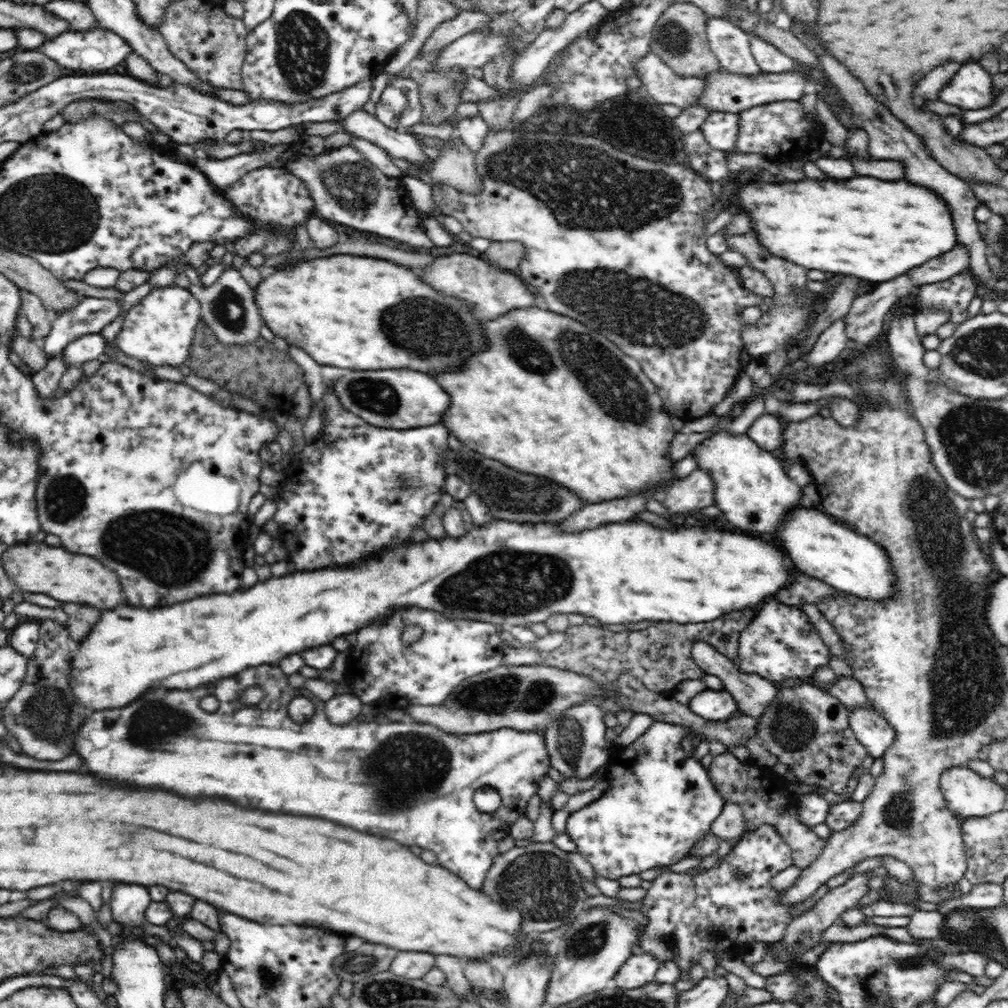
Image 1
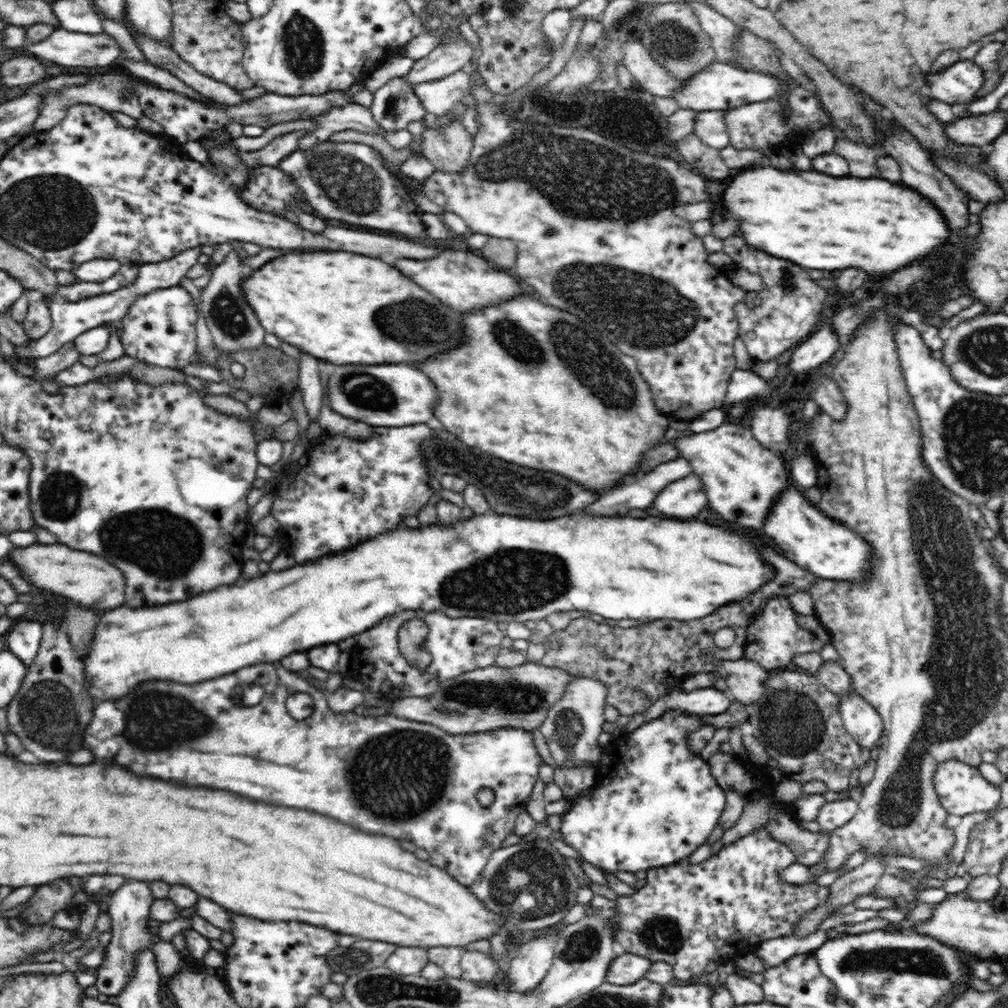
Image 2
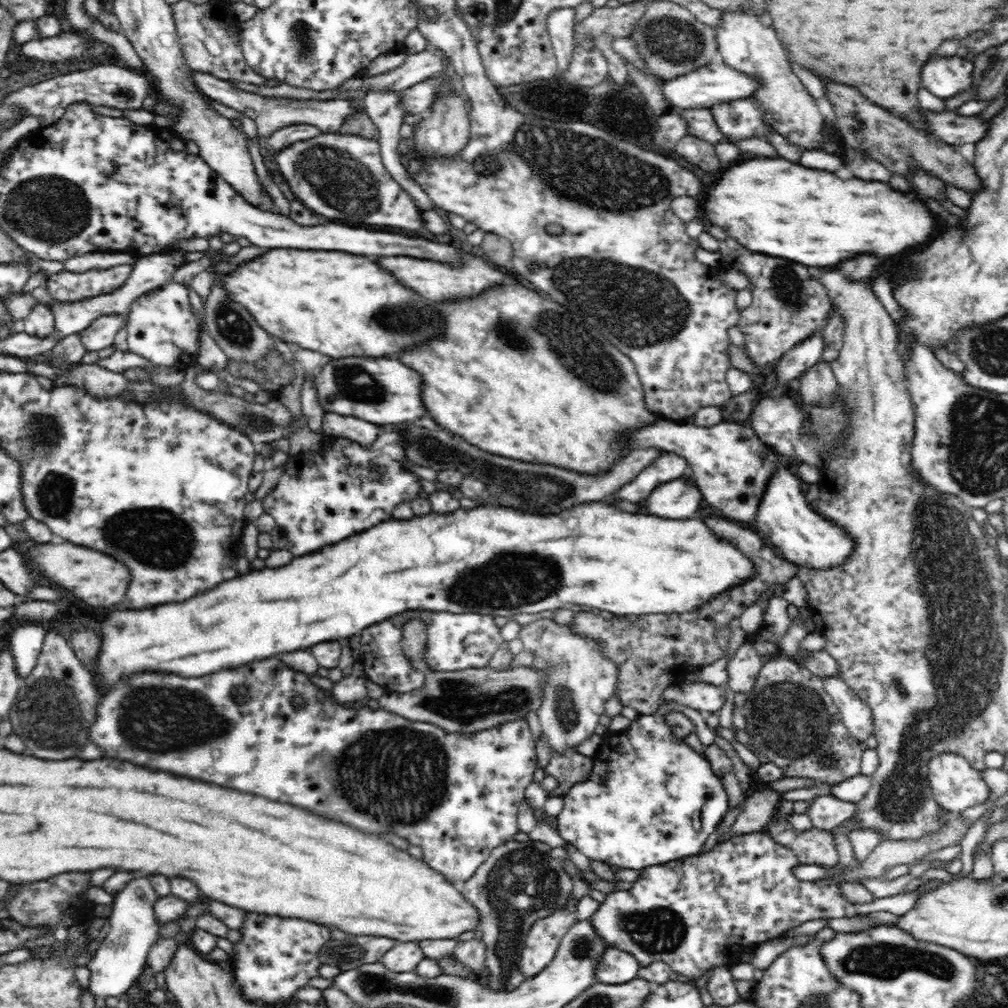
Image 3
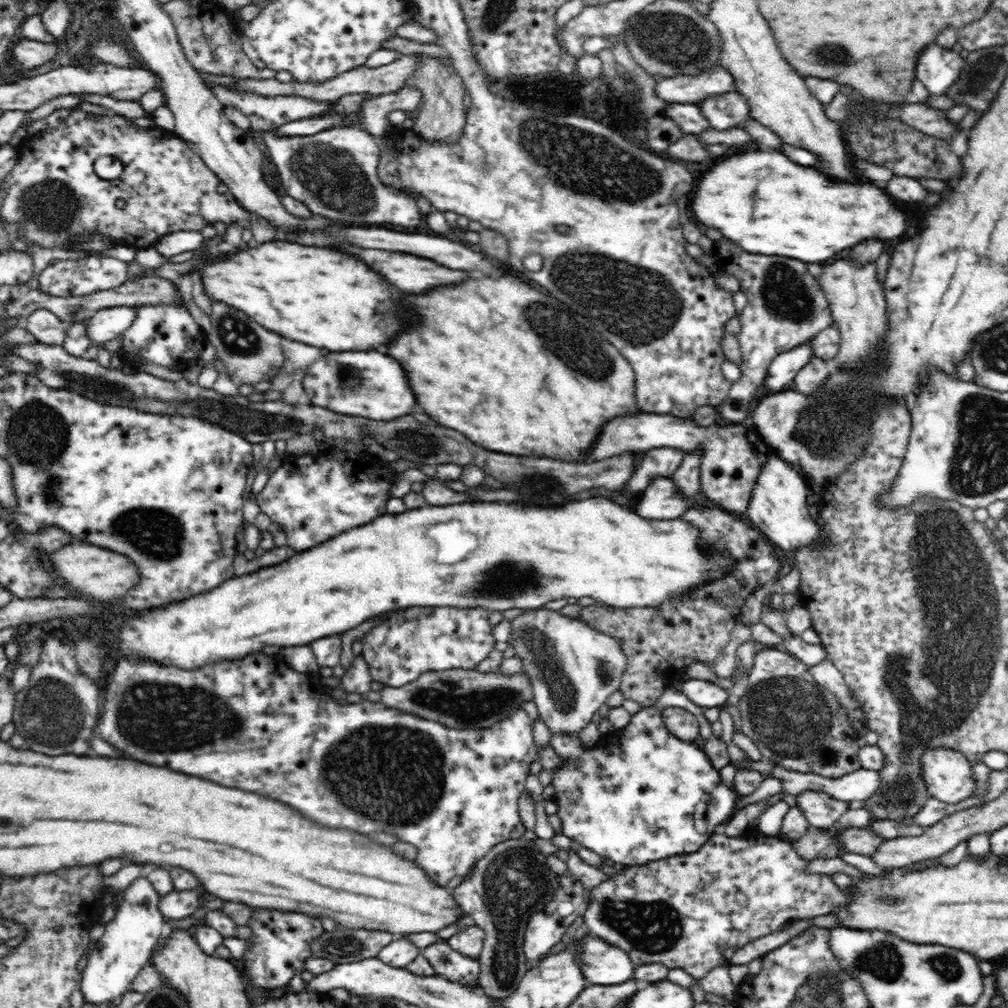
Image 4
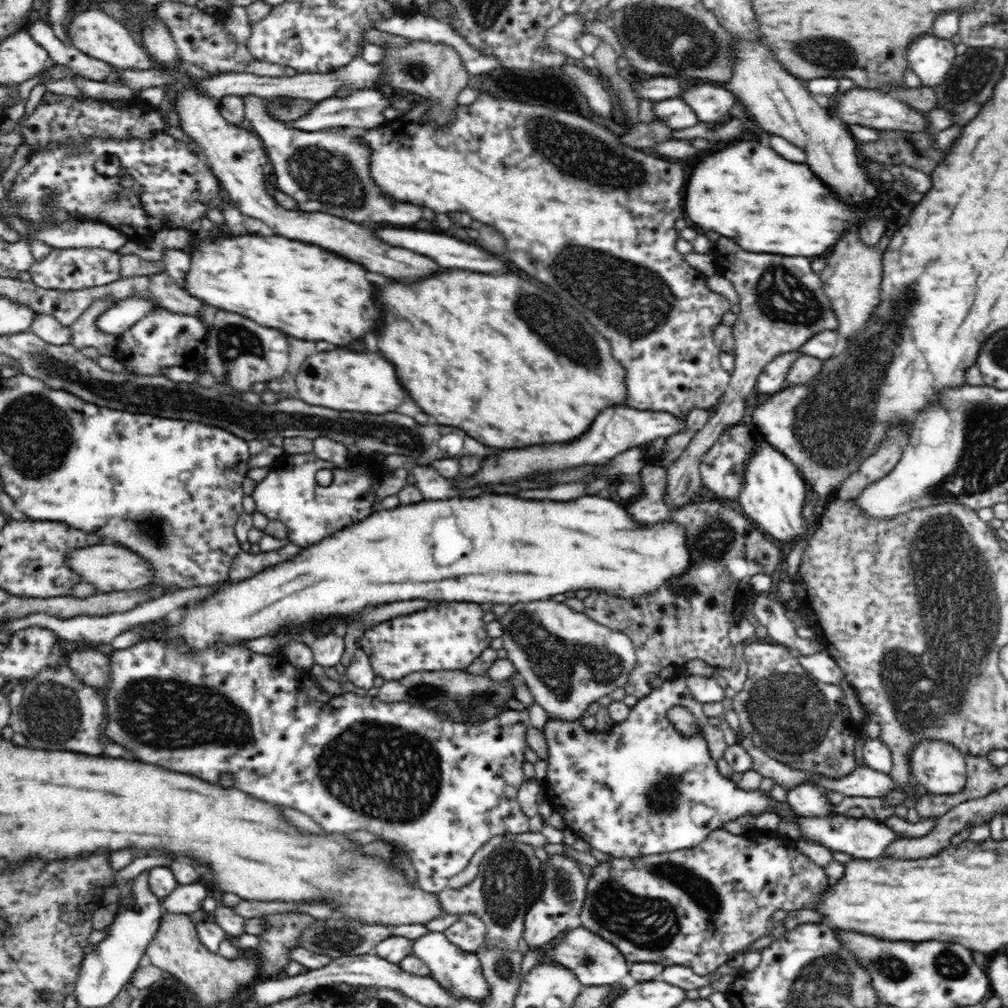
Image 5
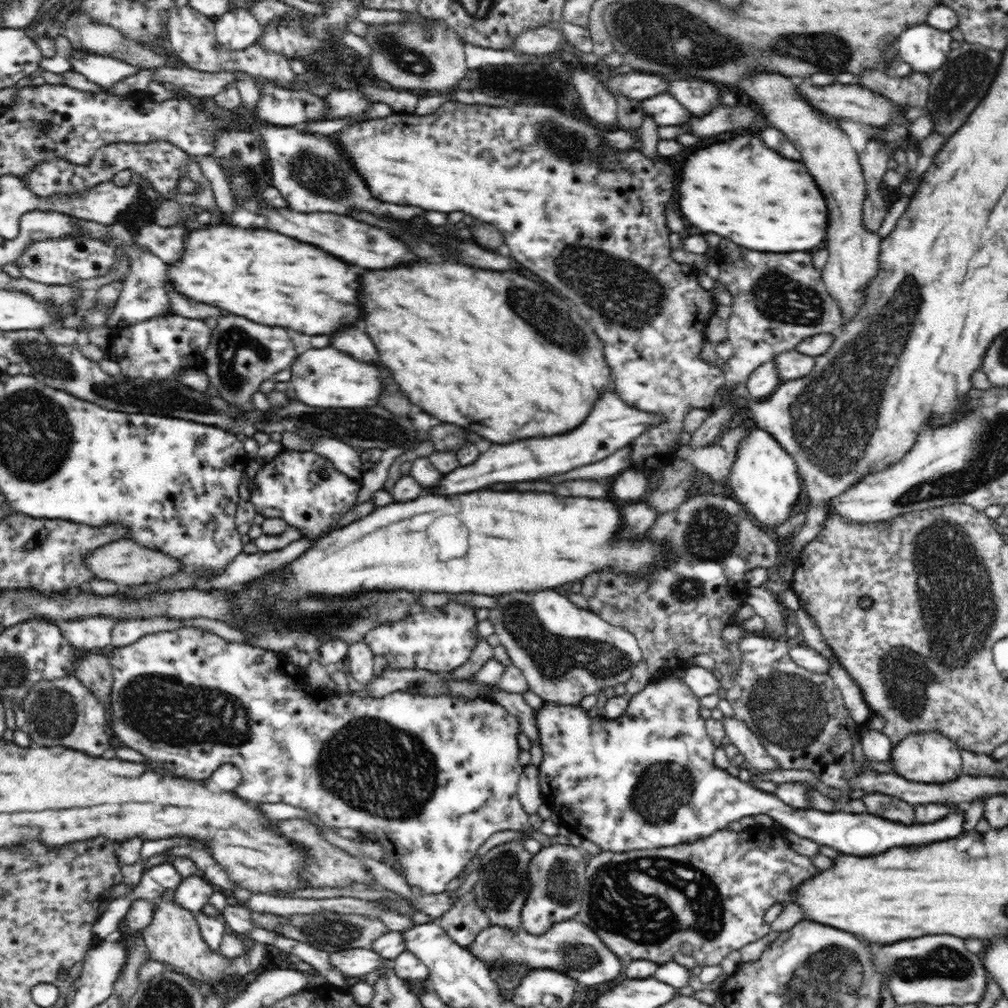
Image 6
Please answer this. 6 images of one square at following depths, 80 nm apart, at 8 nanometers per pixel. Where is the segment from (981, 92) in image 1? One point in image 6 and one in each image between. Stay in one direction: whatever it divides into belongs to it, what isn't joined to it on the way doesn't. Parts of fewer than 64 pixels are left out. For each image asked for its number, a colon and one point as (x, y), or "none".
2: (960, 84)
3: (944, 77)
4: (937, 69)
5: (930, 58)
6: (925, 49)

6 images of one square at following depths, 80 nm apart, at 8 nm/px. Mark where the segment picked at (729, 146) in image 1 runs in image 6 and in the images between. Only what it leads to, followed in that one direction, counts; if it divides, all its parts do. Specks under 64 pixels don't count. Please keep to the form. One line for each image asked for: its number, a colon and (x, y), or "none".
2: (709, 126)
3: (701, 123)
4: (689, 117)
5: (674, 112)
6: (665, 110)

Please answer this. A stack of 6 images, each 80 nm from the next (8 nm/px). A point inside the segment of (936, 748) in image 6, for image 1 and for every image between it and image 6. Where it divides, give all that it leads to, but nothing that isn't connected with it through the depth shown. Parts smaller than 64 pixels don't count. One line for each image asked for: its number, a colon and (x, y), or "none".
1: (967, 794)
2: (962, 789)
3: (956, 785)
4: (947, 773)
5: (940, 767)

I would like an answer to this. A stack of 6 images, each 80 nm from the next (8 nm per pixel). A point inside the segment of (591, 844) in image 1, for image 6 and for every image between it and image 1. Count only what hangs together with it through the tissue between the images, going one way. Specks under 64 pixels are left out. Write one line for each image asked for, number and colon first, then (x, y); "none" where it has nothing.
2: (652, 808)
3: (659, 806)
4: (661, 797)
5: (641, 788)
6: (648, 779)

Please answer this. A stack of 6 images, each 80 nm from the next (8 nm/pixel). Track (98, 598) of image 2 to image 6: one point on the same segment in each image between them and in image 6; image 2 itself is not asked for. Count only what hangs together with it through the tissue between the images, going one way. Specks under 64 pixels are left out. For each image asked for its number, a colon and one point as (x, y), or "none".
3: (99, 580)
4: (102, 575)
5: (108, 568)
6: (125, 562)

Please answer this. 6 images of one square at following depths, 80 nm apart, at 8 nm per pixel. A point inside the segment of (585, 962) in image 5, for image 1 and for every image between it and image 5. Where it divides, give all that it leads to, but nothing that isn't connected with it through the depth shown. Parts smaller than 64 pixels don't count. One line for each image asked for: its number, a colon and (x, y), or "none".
1: (639, 969)
2: (626, 968)
3: (615, 966)
4: (603, 964)

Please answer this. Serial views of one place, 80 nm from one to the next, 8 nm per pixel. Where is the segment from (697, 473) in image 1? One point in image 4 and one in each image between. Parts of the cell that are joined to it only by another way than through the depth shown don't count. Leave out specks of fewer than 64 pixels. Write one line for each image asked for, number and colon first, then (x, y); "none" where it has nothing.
2: (684, 498)
3: (679, 499)
4: (662, 500)

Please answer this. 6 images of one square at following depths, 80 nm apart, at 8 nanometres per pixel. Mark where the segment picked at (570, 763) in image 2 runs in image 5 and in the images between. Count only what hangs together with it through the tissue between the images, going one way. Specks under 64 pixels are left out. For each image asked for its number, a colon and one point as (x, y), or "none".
3: (581, 678)
4: (573, 668)
5: (568, 661)

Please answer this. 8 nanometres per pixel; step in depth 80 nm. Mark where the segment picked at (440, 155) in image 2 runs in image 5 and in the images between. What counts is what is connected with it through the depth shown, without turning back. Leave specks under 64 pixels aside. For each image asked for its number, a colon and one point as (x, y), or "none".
3: (445, 129)
4: (442, 116)
5: (434, 71)

